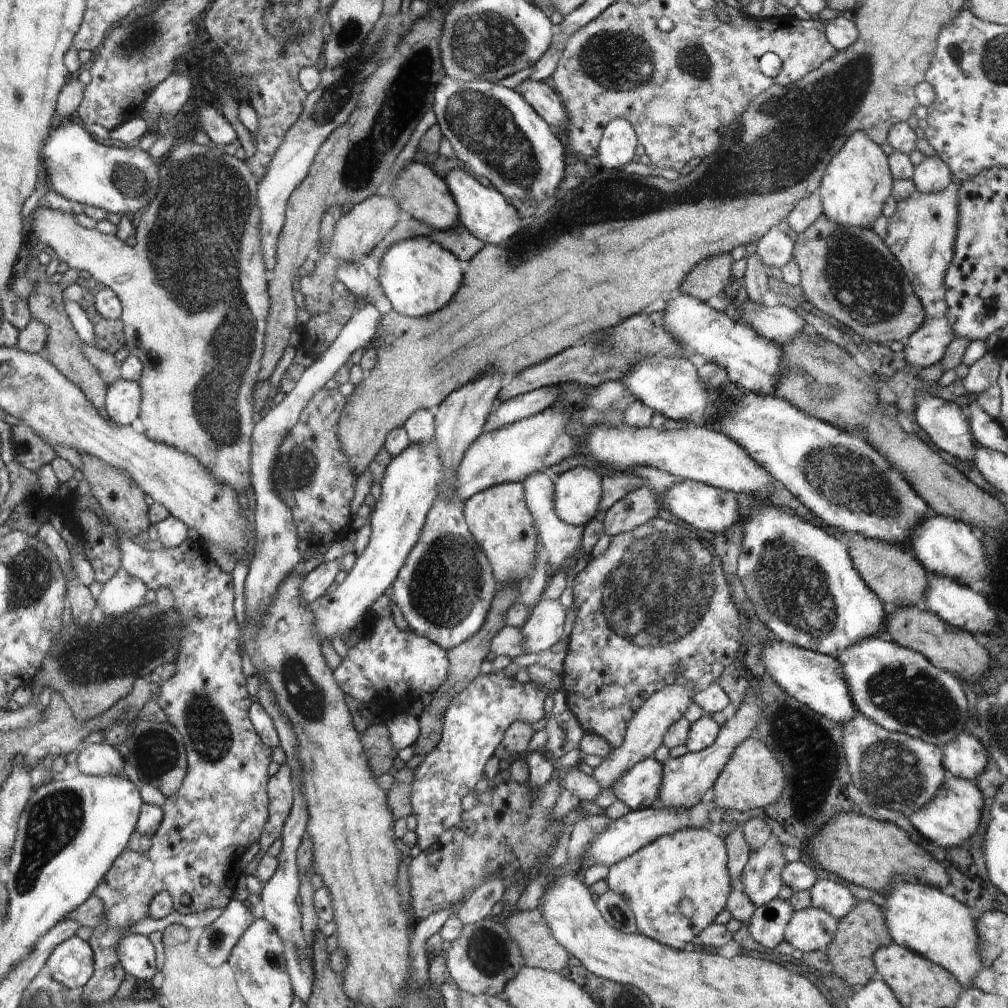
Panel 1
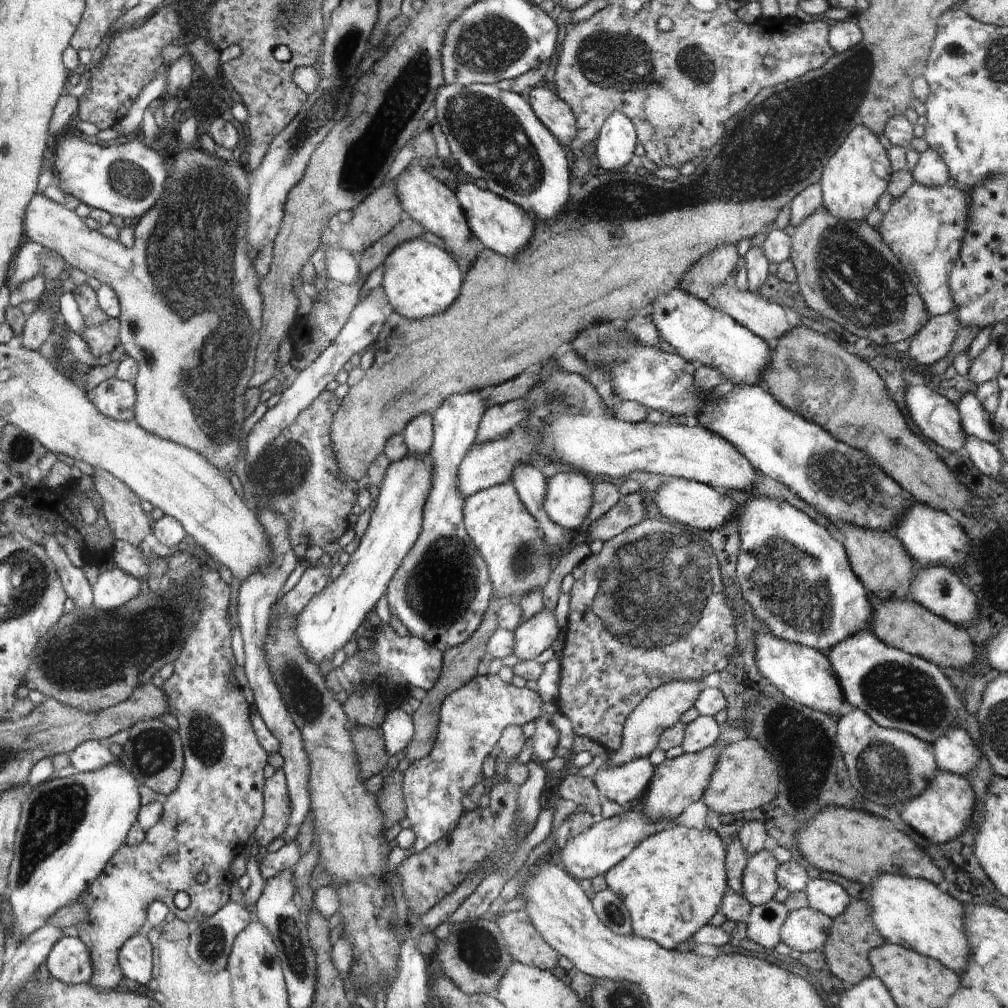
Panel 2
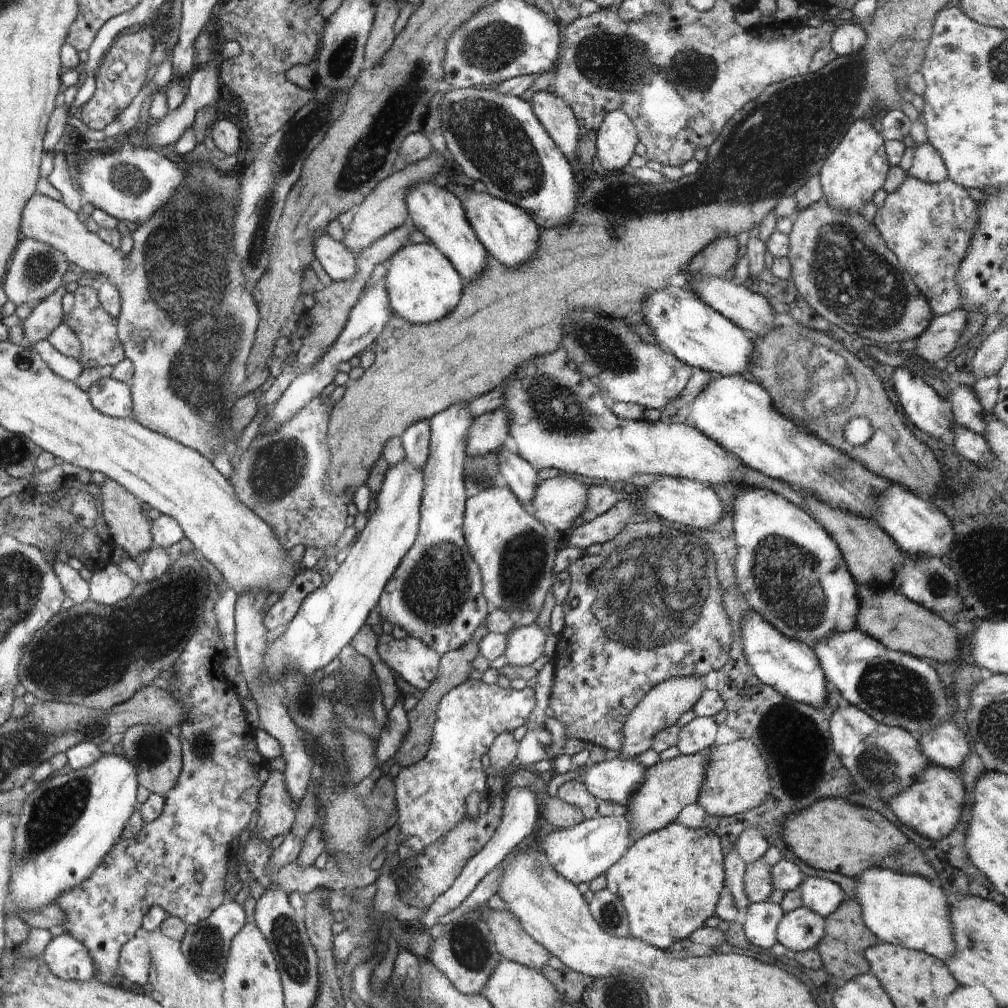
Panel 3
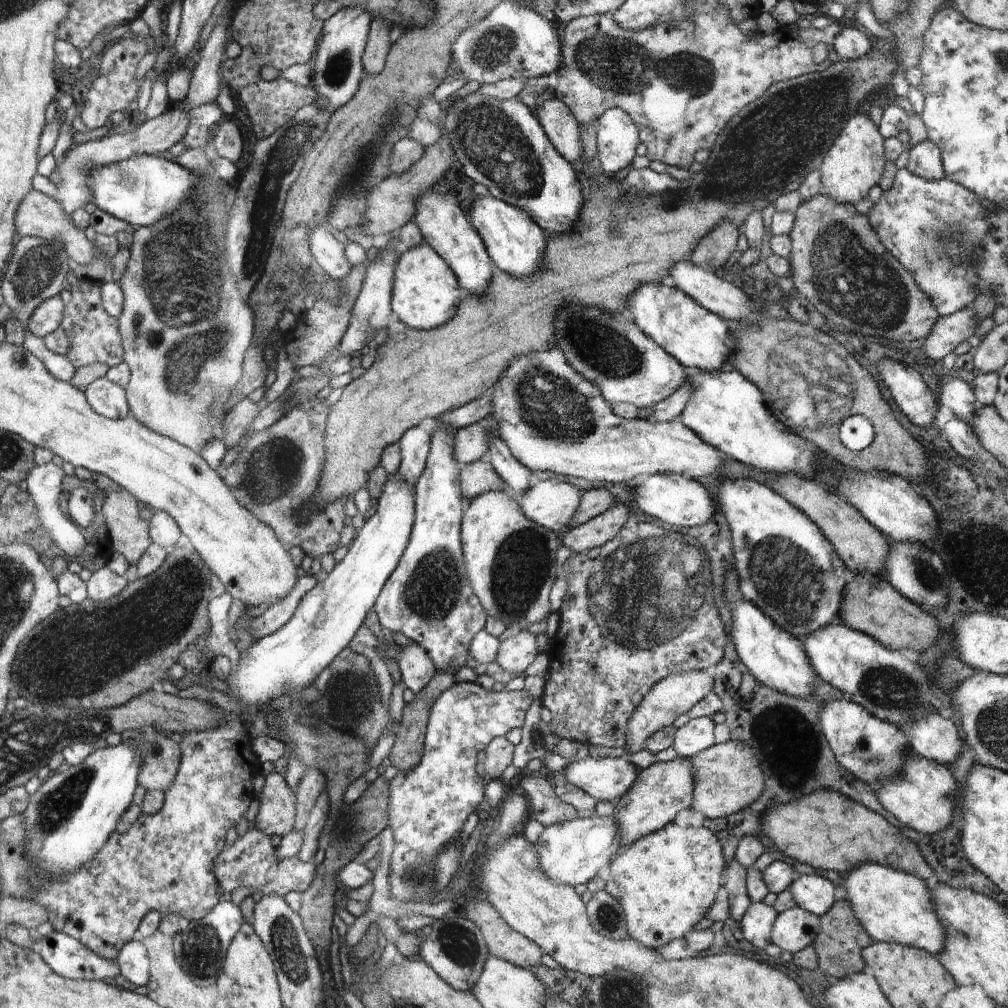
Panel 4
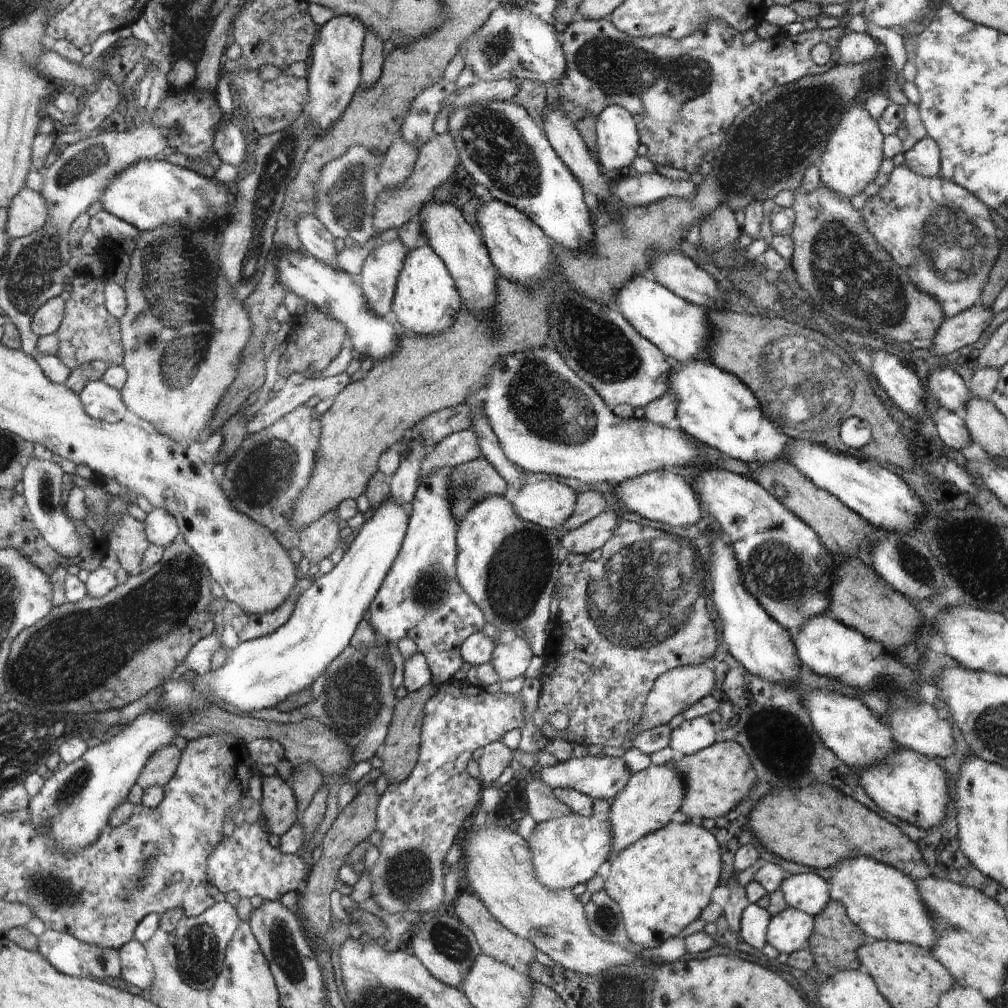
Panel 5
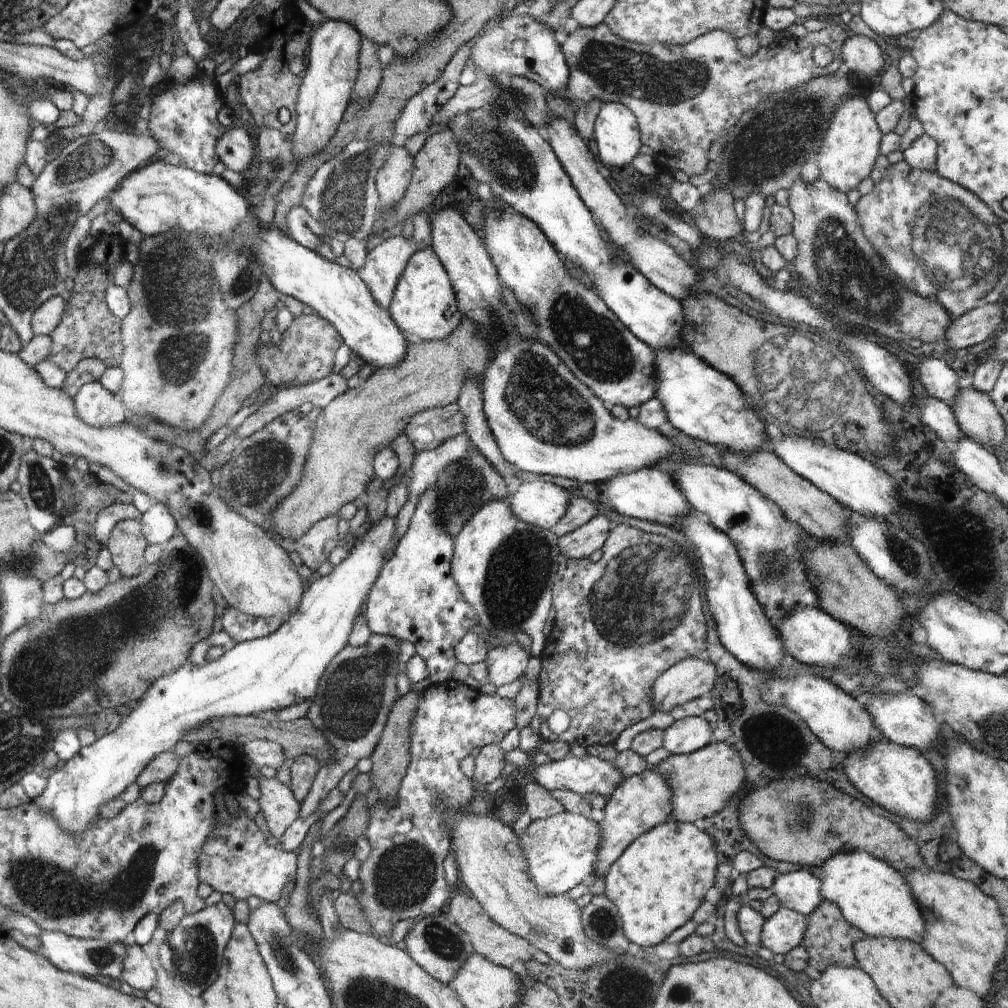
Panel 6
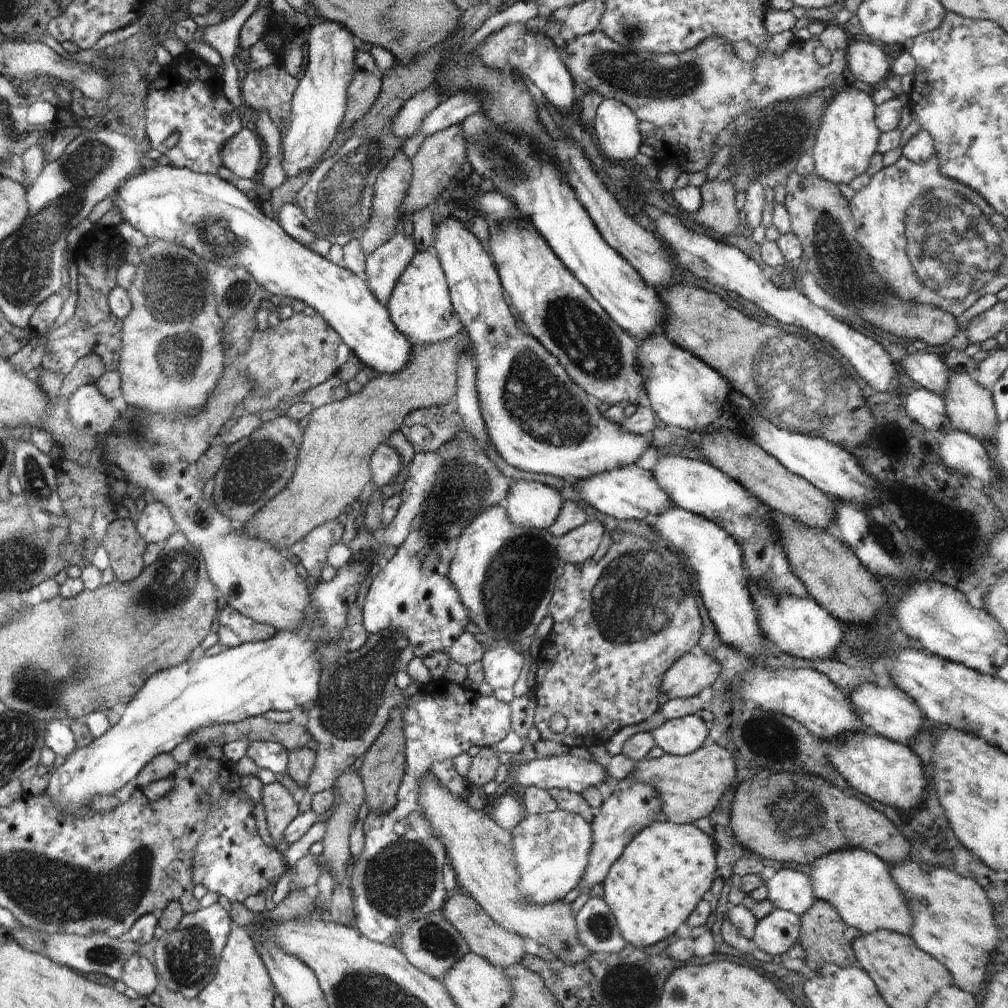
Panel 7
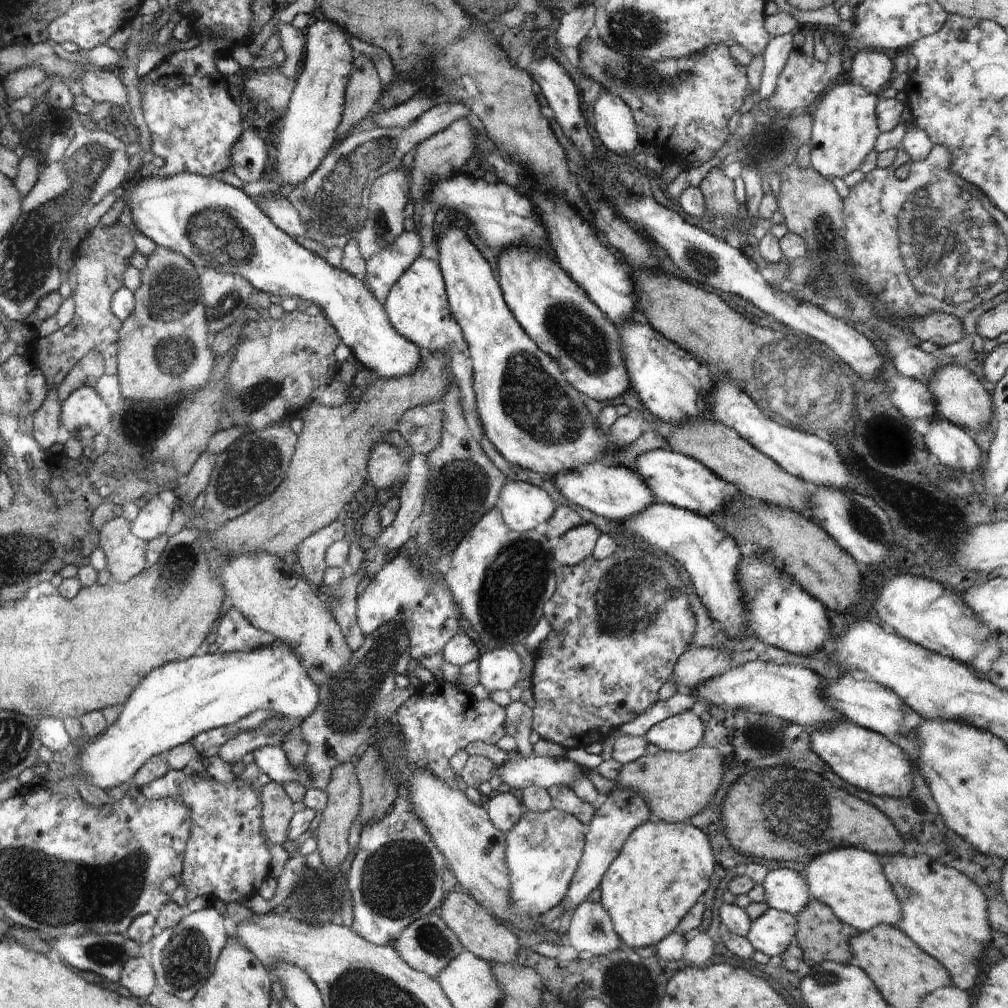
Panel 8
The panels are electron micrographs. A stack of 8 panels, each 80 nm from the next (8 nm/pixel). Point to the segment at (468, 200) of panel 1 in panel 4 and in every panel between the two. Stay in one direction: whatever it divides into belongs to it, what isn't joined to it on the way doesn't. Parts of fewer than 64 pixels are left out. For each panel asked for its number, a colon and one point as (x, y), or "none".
2: (502, 226)
3: (510, 234)
4: (517, 245)

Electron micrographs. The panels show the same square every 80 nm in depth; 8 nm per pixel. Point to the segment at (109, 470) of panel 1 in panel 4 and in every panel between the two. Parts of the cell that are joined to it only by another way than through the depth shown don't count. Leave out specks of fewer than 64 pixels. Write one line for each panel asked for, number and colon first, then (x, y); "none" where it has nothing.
2: (128, 522)
3: (129, 528)
4: (128, 532)

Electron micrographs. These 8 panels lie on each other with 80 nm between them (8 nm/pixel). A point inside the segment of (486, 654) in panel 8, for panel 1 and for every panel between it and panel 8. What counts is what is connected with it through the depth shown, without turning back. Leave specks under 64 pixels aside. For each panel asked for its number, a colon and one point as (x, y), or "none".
1: (544, 626)
2: (532, 637)
3: (525, 644)
4: (516, 653)
5: (511, 659)
6: (504, 663)
7: (501, 666)

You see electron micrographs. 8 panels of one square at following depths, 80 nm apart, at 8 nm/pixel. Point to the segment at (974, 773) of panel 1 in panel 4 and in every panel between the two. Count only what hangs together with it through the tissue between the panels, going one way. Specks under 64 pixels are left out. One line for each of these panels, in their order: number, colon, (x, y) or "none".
2: (955, 752)
3: (946, 746)
4: (935, 738)

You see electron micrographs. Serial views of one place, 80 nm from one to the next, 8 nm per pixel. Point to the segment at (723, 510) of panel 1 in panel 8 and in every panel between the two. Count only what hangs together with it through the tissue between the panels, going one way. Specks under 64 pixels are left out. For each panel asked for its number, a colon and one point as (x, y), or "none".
2: (698, 505)
3: (687, 502)
4: (682, 502)
5: (668, 497)
6: (650, 494)
7: (631, 493)
8: (618, 493)

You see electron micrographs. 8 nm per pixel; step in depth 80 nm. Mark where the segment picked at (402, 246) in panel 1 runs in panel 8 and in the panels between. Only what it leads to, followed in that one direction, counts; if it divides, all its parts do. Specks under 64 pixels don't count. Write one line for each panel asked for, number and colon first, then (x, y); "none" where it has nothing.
2: (420, 280)
3: (422, 285)
4: (425, 291)
5: (425, 300)
6: (424, 305)
7: (420, 305)
8: (418, 307)

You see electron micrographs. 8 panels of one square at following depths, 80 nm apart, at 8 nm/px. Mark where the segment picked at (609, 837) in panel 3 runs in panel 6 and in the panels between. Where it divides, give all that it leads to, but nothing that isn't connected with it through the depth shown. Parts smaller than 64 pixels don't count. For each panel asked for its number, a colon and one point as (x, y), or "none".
4: (572, 852)
5: (568, 850)
6: (562, 851)

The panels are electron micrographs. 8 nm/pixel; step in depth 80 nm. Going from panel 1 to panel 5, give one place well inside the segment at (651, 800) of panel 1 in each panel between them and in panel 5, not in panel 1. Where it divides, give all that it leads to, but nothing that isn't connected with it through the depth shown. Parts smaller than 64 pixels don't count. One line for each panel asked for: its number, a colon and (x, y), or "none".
2: (627, 785)
3: (617, 780)
4: (608, 779)
5: (598, 777)

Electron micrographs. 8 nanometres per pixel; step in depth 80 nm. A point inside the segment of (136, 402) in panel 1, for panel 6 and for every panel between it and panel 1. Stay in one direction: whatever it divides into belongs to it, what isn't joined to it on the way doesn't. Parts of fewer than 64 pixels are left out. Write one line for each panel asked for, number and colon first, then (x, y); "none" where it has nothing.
2: (115, 398)
3: (113, 398)
4: (108, 399)
5: (102, 402)
6: (95, 404)

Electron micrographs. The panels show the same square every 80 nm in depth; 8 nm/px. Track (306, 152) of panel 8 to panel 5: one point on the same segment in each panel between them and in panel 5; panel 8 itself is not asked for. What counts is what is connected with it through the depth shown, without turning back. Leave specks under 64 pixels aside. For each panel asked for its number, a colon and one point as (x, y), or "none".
5: (334, 75)
6: (333, 69)
7: (320, 98)

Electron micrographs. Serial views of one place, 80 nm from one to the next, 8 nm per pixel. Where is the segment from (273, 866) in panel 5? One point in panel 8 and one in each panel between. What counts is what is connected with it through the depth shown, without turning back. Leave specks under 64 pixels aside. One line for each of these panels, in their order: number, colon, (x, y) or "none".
6: (237, 861)
7: (230, 858)
8: (226, 858)

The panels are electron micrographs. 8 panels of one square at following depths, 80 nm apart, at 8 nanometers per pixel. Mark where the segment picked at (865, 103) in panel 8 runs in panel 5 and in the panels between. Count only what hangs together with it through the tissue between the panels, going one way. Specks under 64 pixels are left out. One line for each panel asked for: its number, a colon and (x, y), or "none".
5: (853, 155)
6: (851, 145)
7: (847, 139)

